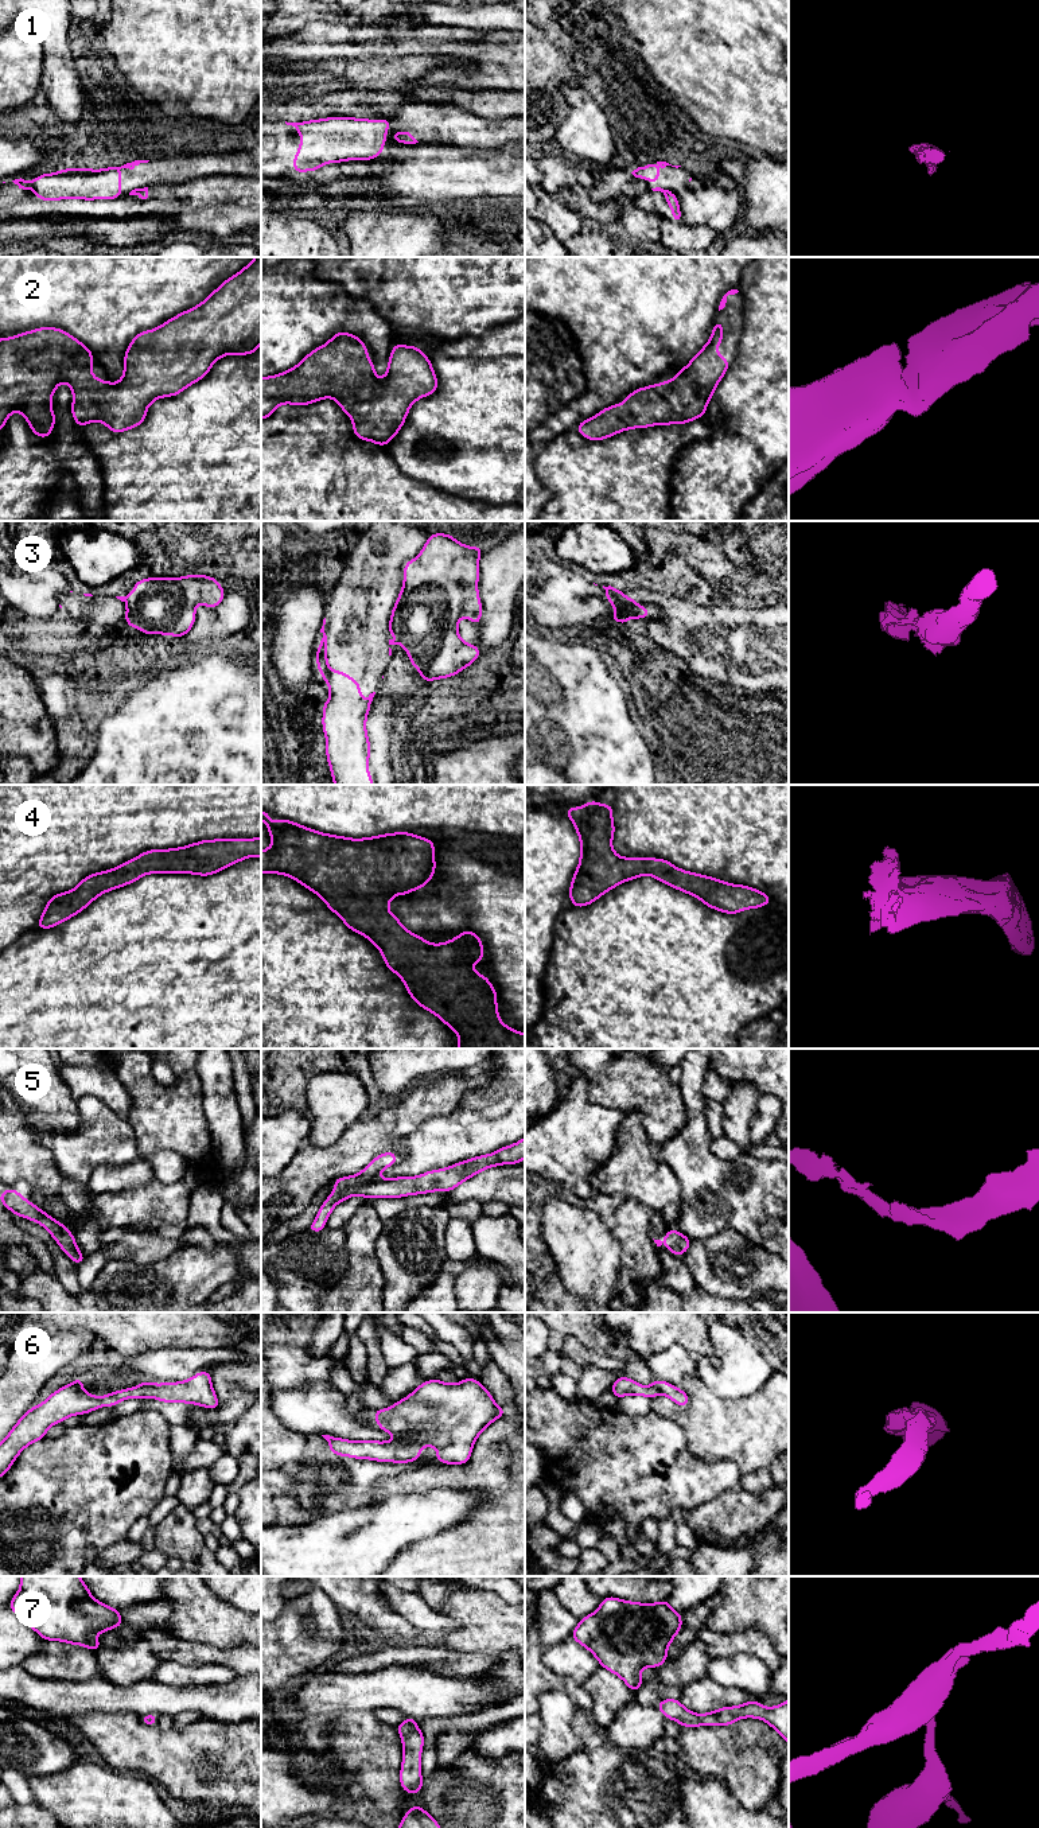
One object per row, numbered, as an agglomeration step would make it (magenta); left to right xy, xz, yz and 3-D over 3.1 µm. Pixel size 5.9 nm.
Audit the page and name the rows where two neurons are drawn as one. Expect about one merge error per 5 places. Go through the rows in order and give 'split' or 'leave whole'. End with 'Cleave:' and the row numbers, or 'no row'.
1: split
2: leave whole
3: split
4: leave whole
5: leave whole
6: leave whole
7: leave whole
Cleave: 1, 3

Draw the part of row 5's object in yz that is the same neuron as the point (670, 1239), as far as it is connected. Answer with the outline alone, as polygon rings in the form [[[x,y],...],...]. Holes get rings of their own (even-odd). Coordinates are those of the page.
[[[673,1228],[673,1229],[668,1230],[668,1233],[662,1241],[654,1240],[654,1242],[657,1244],[657,1246],[661,1246],[665,1242],[666,1246],[669,1248],[669,1251],[674,1256],[682,1256],[688,1251],[692,1240],[689,1237],[678,1233],[677,1229]]]

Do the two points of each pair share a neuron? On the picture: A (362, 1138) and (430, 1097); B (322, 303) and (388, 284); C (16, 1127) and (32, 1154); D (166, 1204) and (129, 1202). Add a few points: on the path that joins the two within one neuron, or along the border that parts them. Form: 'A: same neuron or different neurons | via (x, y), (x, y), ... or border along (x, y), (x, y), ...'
A: same neuron | via (378, 1134), (389, 1126), (396, 1126), (413, 1109)
B: different neurons | border along (342, 284), (351, 295), (366, 299), (378, 312)
C: same neuron | via (16, 1134), (16, 1138), (26, 1147)
D: same neuron | via (156, 1204), (139, 1204)

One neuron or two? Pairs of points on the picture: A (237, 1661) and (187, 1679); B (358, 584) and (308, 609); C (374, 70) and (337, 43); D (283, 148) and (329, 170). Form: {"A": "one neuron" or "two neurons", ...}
{"A": "two neurons", "B": "two neurons", "C": "two neurons", "D": "one neuron"}

